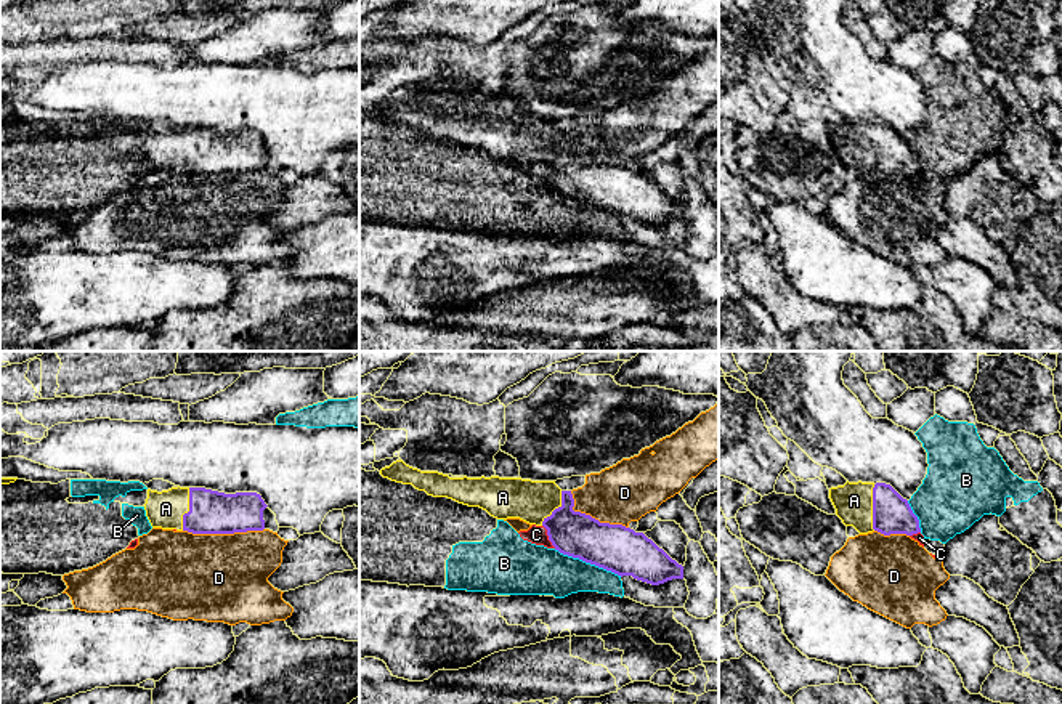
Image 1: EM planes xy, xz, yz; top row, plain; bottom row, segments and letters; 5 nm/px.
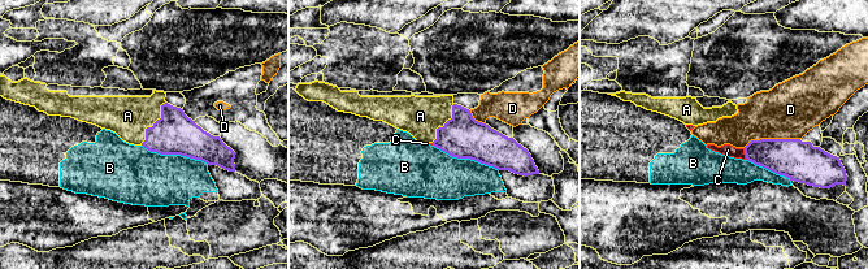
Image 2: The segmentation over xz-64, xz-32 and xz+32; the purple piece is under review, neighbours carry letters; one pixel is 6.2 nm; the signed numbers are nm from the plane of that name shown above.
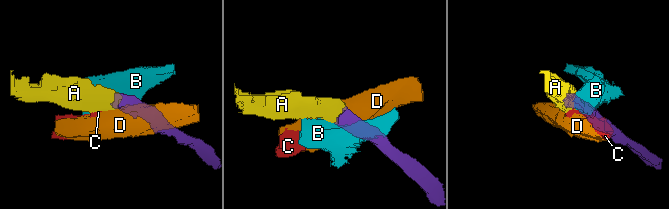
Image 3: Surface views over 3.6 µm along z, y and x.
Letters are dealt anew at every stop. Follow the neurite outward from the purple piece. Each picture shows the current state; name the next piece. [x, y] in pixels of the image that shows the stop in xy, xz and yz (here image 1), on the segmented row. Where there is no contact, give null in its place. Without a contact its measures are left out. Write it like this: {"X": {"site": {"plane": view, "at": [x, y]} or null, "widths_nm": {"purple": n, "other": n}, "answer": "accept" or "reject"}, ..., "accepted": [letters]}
{"A": {"site": {"plane": "yz", "at": [873, 507]}, "widths_nm": {"purple": 190, "other": 190}, "answer": "accept"}, "B": {"site": {"plane": "xz", "at": [587, 562]}, "widths_nm": {"purple": 240, "other": 240}, "answer": "reject"}, "C": {"site": {"plane": "xz", "at": [547, 534]}, "widths_nm": {"purple": 220, "other": 100}, "answer": "reject"}, "D": {"site": {"plane": "xy", "at": [223, 533]}, "widths_nm": {"purple": 220, "other": 440}, "answer": "reject"}, "accepted": ["A"]}

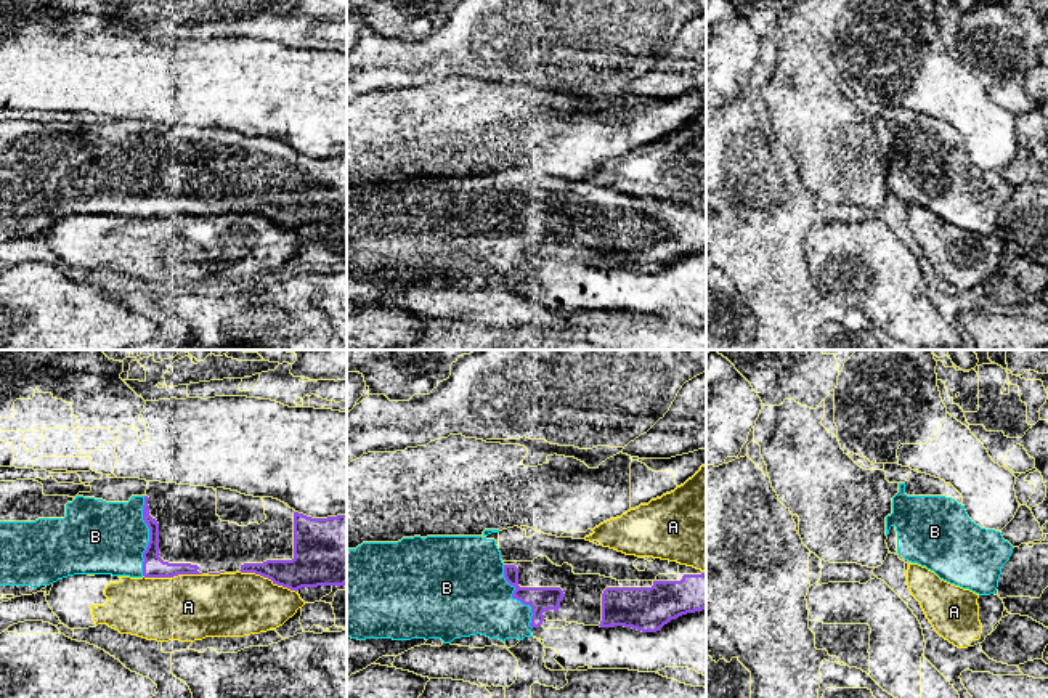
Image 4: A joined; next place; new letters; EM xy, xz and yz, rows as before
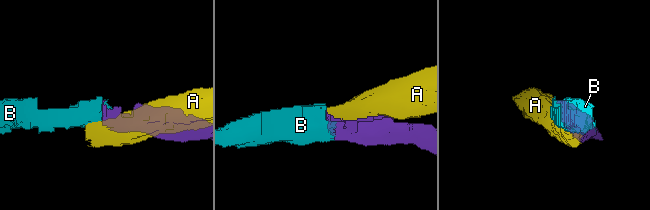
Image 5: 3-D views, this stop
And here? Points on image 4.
{"A": {"site": {"plane": "xy", "at": [268, 578]}, "widths_nm": {"purple": 220, "other": 320}, "answer": "reject"}, "B": {"site": {"plane": "xy", "at": [150, 536]}, "widths_nm": {"purple": 110, "other": 360}, "answer": "accept"}, "accepted": ["B"]}

